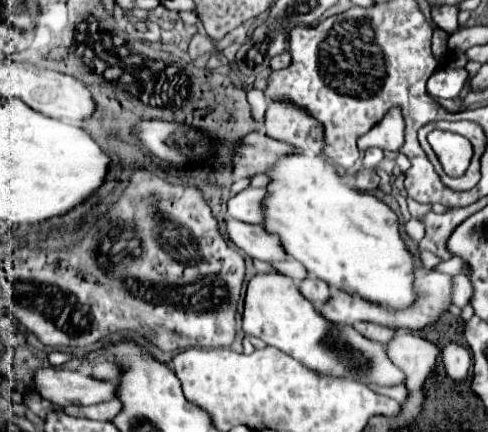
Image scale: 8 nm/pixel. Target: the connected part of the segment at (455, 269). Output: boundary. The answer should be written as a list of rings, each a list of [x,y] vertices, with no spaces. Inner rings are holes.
[[[452,256],[450,260],[446,260],[446,262],[442,262],[440,266],[436,266],[436,270],[438,270],[438,272],[446,272],[446,274],[450,274],[450,276],[458,276],[458,274],[470,276],[470,266],[468,266],[460,256]]]

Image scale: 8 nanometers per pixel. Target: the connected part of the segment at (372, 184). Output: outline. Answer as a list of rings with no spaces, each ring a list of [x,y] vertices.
[[[358,174],[356,178],[358,178],[358,186],[356,186],[356,188],[362,190],[362,192],[374,190],[374,188],[376,188],[376,182],[380,182],[378,174]]]

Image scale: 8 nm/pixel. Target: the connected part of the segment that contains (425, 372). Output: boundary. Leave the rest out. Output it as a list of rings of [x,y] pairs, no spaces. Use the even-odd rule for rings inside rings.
[[[398,332],[386,351],[402,370],[406,370],[408,390],[424,394],[424,382],[438,370],[440,348],[418,334]]]

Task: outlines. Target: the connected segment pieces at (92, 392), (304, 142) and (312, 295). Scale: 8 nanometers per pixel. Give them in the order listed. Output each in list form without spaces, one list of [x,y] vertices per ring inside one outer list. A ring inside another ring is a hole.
[[[44,366],[34,372],[34,384],[42,398],[58,406],[88,406],[116,398],[116,382],[98,380],[78,370]]]
[[[272,102],[266,112],[264,128],[266,136],[292,144],[308,154],[320,154],[324,146],[322,124],[306,110],[292,104]]]
[[[306,278],[300,284],[300,292],[302,292],[304,298],[308,298],[316,306],[322,306],[324,302],[330,300],[330,288],[328,288],[328,284],[322,282],[322,280],[318,280],[318,278]]]

